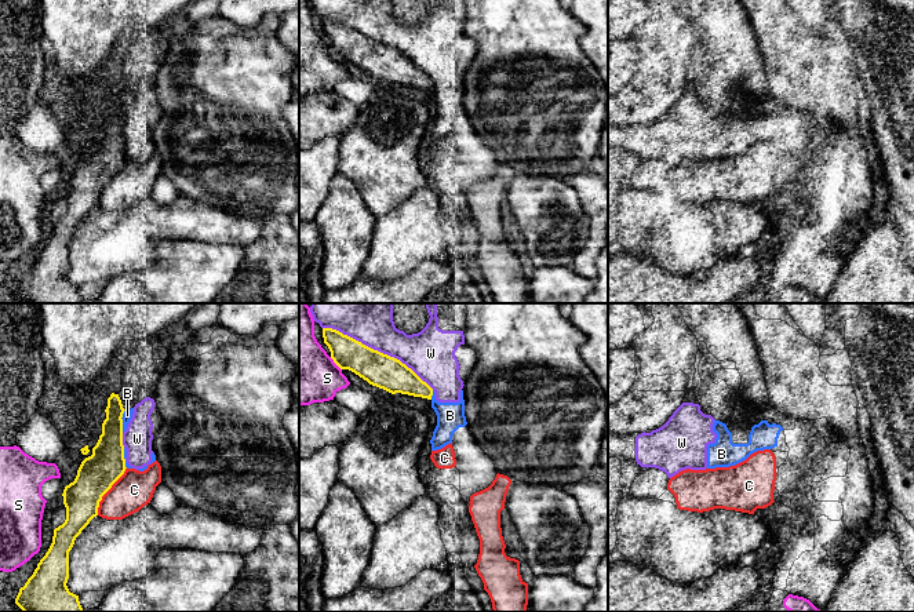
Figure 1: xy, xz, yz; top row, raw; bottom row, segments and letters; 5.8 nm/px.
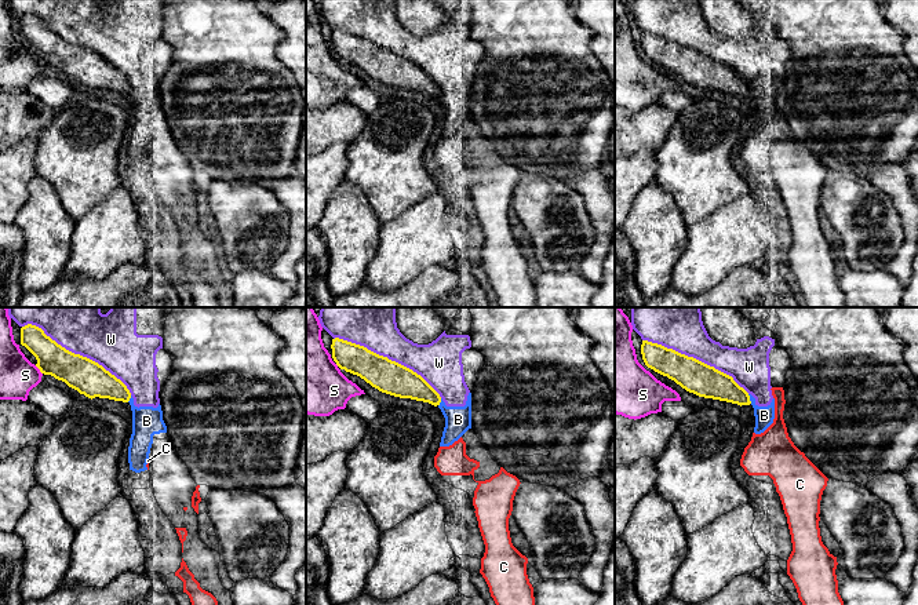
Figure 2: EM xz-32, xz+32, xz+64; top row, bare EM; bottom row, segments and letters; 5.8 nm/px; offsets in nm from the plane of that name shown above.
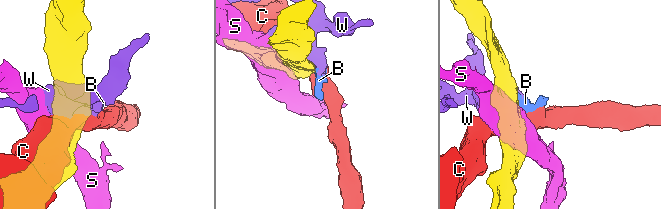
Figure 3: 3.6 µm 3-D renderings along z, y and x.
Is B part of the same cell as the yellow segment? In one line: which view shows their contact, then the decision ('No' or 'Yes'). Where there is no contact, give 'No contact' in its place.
Touches yellow in xy. No

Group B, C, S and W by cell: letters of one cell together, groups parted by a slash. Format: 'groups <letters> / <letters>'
groups B W / C / S

